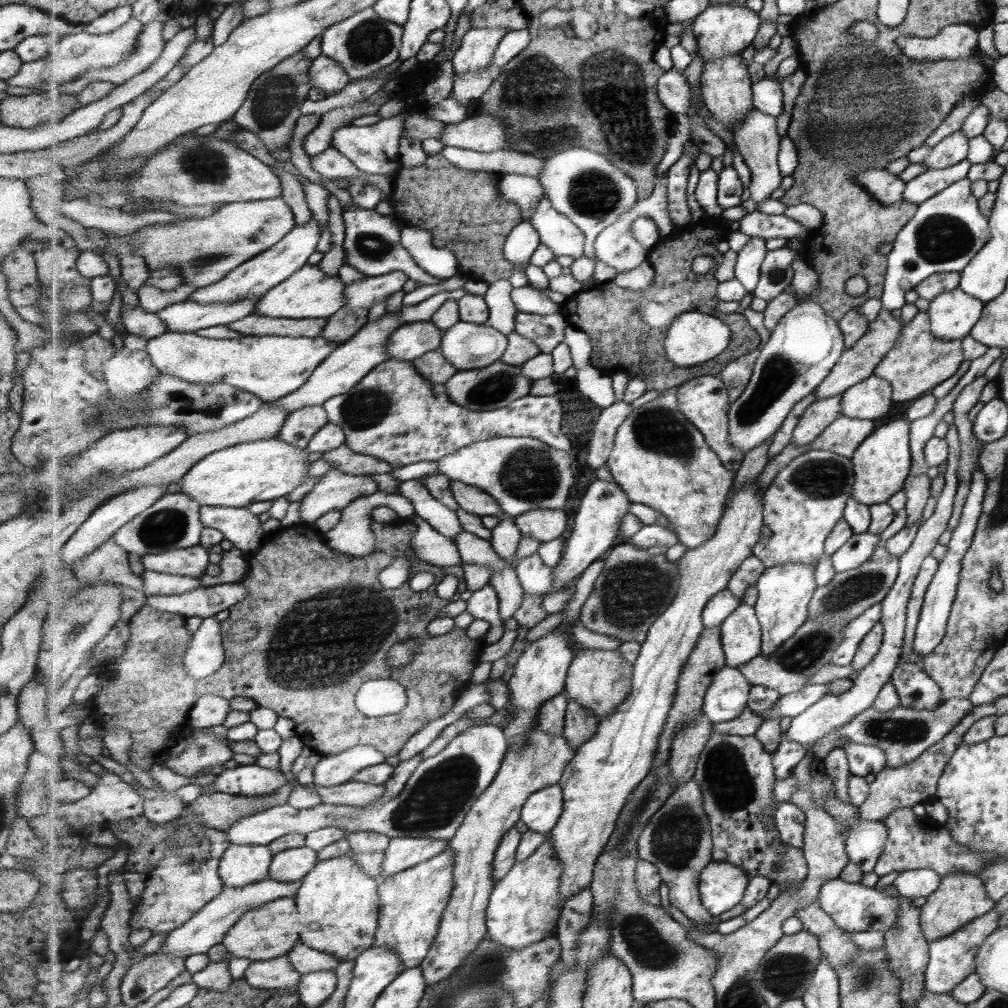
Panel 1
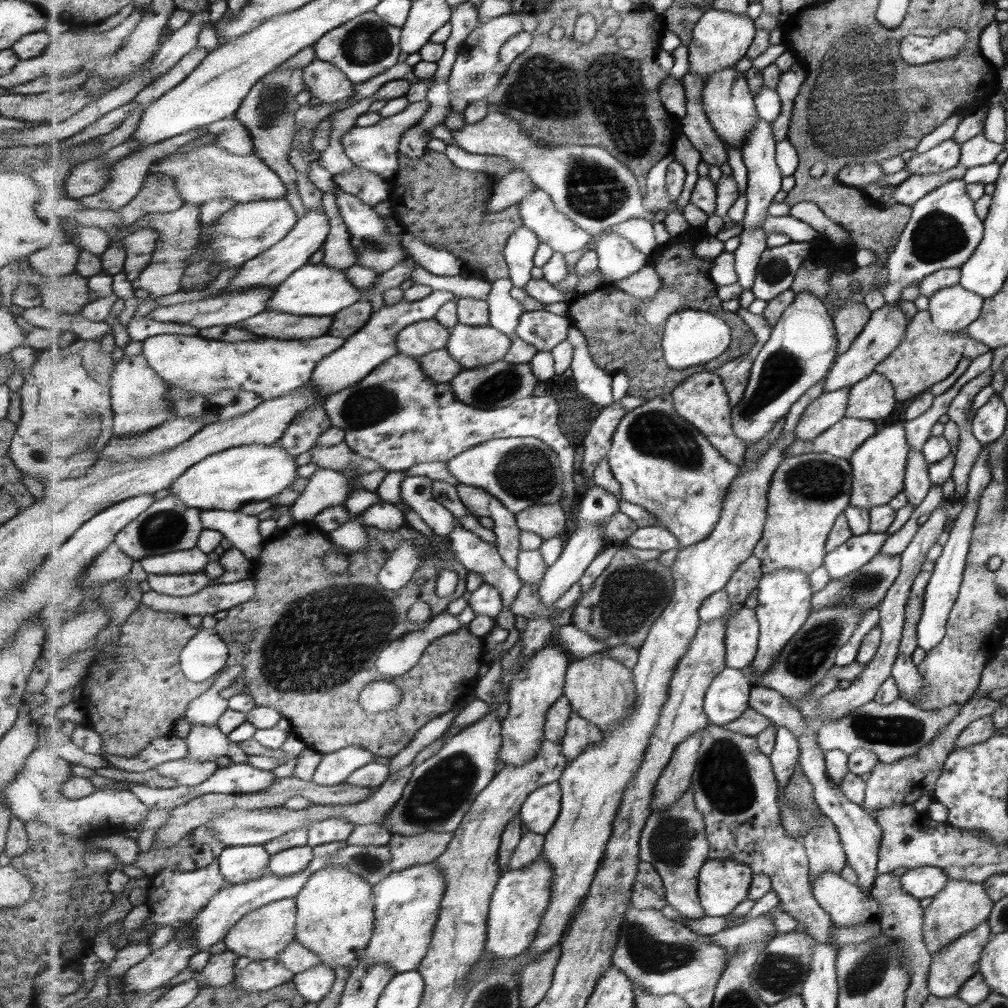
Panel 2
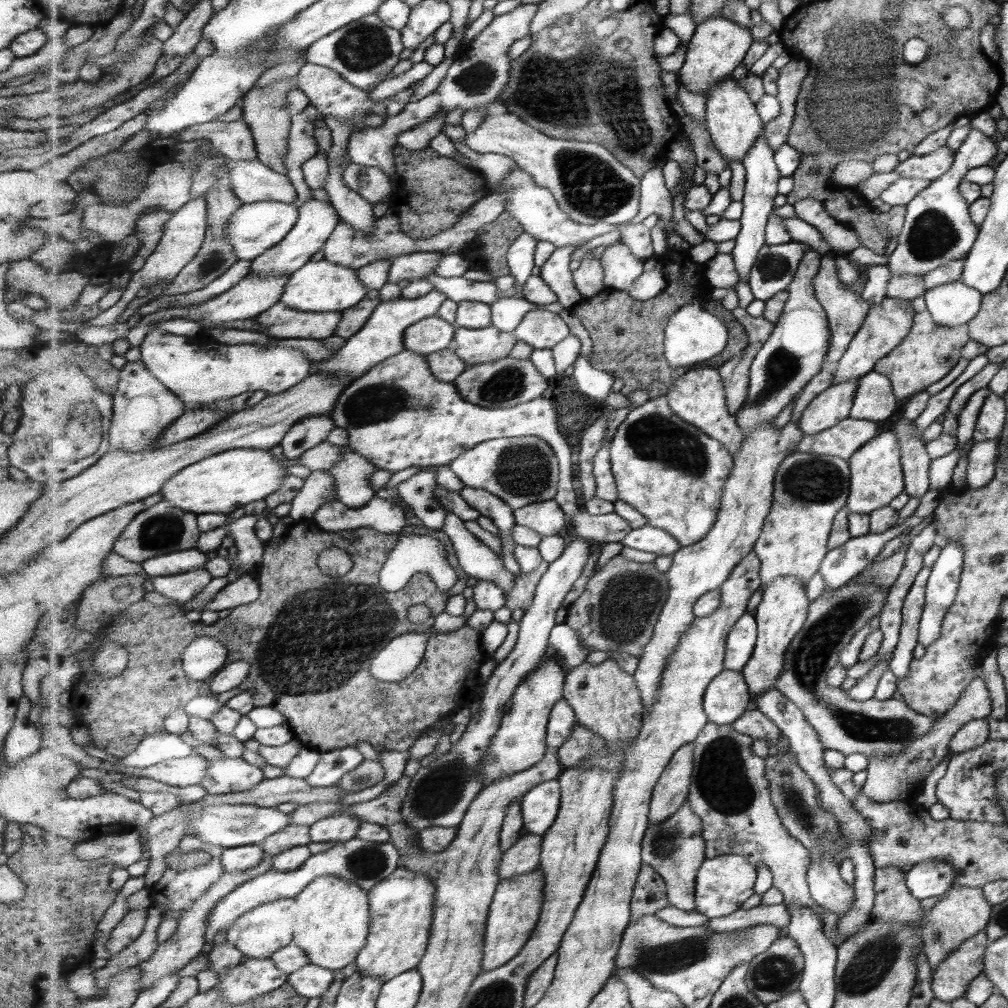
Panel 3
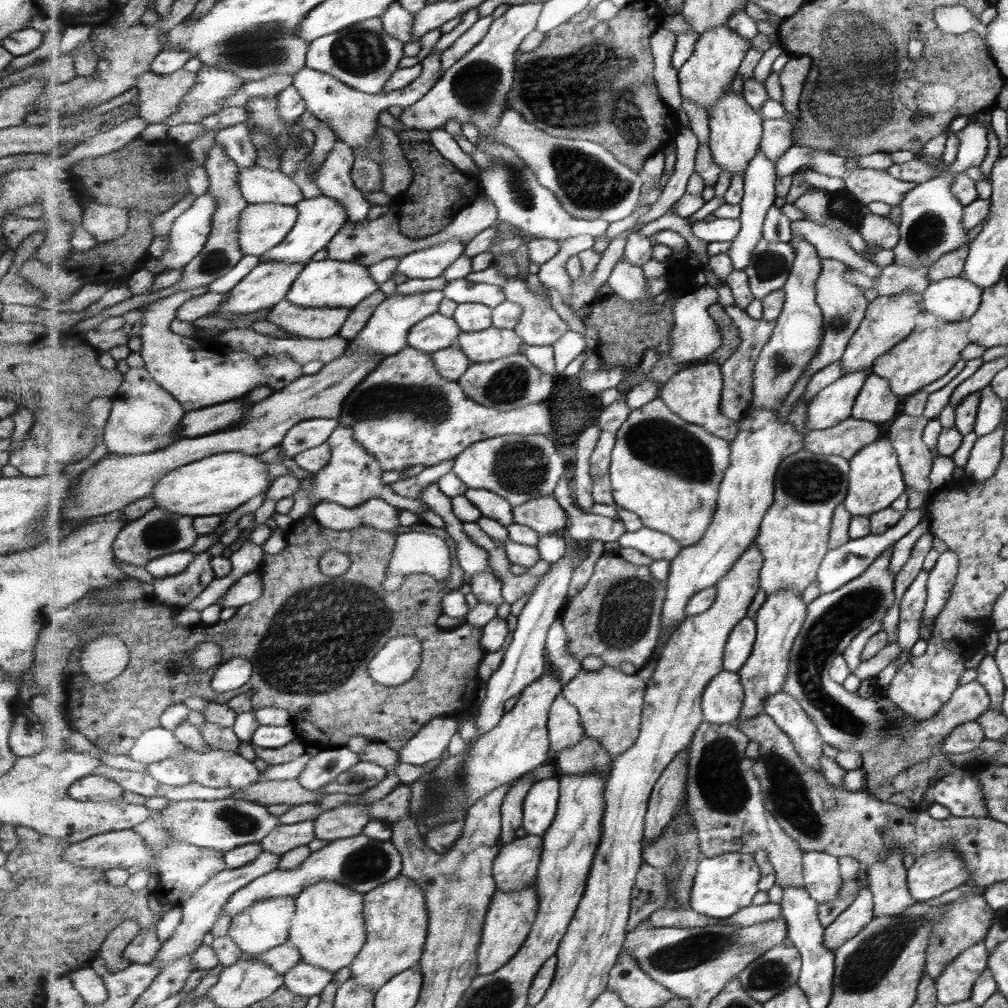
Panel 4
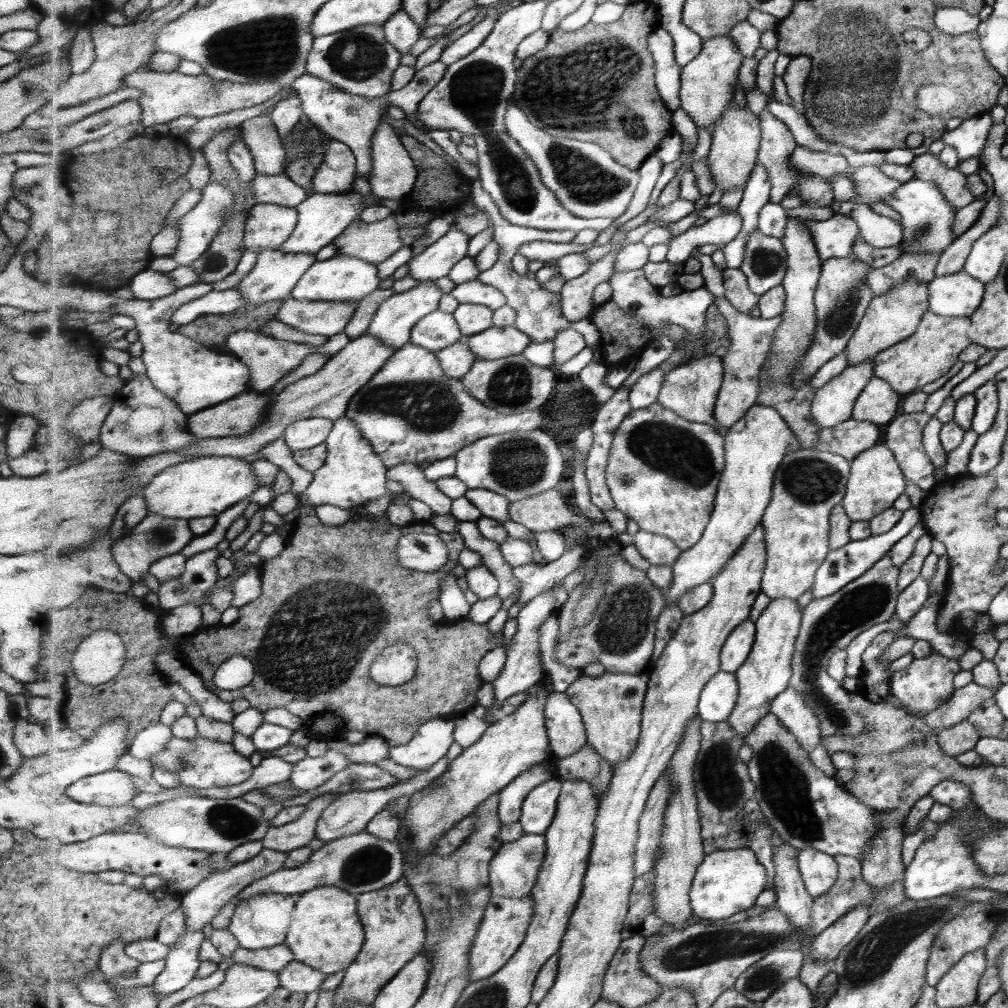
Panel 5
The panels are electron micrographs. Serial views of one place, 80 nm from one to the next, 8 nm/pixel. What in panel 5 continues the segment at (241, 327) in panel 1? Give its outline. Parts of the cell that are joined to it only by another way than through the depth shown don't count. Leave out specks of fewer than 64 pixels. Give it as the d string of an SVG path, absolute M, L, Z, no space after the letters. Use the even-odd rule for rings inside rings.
M289 296L284 300L283 306L279 309L276 320L307 334L320 334L327 337L335 336L335 334L346 330L346 326L355 314L357 305L358 303L339 300L297 300Z

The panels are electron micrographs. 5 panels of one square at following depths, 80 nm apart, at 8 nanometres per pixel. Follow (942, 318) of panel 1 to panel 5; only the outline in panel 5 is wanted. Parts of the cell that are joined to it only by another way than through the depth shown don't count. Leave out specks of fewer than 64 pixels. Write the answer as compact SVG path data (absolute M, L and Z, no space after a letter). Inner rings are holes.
M963 270L934 276L926 287L928 310L950 317L968 317L979 306L984 291L984 284Z

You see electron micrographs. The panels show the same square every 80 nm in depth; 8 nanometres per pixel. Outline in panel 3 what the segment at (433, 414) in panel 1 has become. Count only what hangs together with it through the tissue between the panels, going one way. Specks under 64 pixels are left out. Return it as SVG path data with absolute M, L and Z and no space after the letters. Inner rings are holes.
M405 349L398 355L392 356L382 363L376 364L367 374L356 378L340 396L335 405L331 418L337 427L347 429L349 434L349 446L357 454L367 458L378 469L389 470L397 473L412 467L437 467L450 465L453 460L475 448L477 444L486 443L487 440L507 437L537 436L545 440L559 457L560 484L555 501L566 513L567 518L574 527L576 536L590 538L599 545L606 542L622 542L622 540L634 529L631 523L616 513L603 514L600 519L587 514L577 506L577 492L573 488L573 450L565 436L559 430L557 420L557 408L550 399L541 397L529 402L523 402L513 408L483 408L478 404L465 400L459 392L457 385L443 382L434 375L428 363L426 355Z

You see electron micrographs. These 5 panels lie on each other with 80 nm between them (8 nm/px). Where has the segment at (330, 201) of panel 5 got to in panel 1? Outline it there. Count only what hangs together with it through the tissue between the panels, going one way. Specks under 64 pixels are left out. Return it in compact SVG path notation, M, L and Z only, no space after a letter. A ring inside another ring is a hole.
M315 218L305 224L298 224L274 248L271 247L258 256L254 256L253 259L246 260L223 280L198 288L197 292L190 296L190 299L201 304L231 304L241 299L261 298L267 294L267 291L285 282L295 272L306 266L310 256L318 251L319 241L322 240L322 231L322 224Z

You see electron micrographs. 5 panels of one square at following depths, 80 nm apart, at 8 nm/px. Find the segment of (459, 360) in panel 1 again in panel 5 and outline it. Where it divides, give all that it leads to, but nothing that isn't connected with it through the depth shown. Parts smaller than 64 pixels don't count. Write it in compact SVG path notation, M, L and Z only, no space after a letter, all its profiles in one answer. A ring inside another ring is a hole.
M514 326L491 327L486 331L462 338L476 354L477 359L499 360L523 354L533 344L531 337Z

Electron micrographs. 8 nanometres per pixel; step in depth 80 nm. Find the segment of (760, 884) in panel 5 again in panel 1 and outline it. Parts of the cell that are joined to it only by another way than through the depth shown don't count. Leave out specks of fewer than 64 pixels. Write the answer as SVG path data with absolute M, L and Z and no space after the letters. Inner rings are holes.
M727 861L711 862L702 870L700 879L702 903L718 917L742 902L749 883L744 868Z

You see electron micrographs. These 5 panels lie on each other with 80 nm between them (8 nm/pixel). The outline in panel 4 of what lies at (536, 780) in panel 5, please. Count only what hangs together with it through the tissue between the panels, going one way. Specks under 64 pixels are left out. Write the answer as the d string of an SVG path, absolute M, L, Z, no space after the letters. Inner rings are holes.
M522 777L518 779L516 786L509 789L501 806L502 839L505 845L516 839L516 830L521 828L524 821L524 802L535 782L535 779Z

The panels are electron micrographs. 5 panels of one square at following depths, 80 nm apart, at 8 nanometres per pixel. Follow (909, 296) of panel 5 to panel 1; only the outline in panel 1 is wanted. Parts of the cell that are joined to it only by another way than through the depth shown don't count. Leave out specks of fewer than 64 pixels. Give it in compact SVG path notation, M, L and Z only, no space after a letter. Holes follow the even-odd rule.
M883 309L878 310L877 316L868 325L869 331L853 347L842 352L834 370L816 388L819 400L841 395L846 388L853 387L854 384L861 383L863 379L869 378L877 364L885 358L887 351L893 346L895 339L898 338L902 330L902 324L897 317L897 313Z

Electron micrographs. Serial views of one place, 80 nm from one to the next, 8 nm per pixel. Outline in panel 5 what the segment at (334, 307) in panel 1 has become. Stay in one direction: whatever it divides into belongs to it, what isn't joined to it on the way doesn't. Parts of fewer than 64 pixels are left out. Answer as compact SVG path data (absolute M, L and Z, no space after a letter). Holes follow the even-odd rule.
M337 255L329 260L317 261L294 288L291 296L297 300L347 301L358 303L373 291L377 291L381 282L376 264L354 256Z

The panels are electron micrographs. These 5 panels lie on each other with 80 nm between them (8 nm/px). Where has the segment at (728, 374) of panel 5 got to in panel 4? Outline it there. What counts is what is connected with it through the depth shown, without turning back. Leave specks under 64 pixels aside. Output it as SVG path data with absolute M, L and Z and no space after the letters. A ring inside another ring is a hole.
M737 305L724 307L725 312L730 315L739 329L741 344L739 348L730 356L730 359L721 364L721 374L723 374L723 396L722 396L722 413L731 420L743 420L747 415L748 409L754 402L754 370L763 349L770 342L774 334L774 328L777 321L756 319L744 308Z

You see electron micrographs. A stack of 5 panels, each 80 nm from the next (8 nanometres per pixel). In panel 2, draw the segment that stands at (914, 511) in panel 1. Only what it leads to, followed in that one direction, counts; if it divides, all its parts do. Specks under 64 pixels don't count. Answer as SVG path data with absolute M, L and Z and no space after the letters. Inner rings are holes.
M909 448L902 494L906 497L906 502L911 506L911 510L918 510L921 500L925 498L928 488L932 486L925 466L928 466L928 464L923 460L923 455Z

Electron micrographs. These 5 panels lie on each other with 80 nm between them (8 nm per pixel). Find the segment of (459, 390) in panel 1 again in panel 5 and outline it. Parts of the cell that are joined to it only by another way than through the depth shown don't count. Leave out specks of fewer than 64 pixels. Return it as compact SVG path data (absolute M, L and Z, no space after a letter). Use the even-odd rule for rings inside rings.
M517 354L499 360L476 359L474 366L462 381L467 392L489 408L503 414L519 414L543 406L551 398L558 378L559 375L553 368L540 367L527 360L526 356Z

